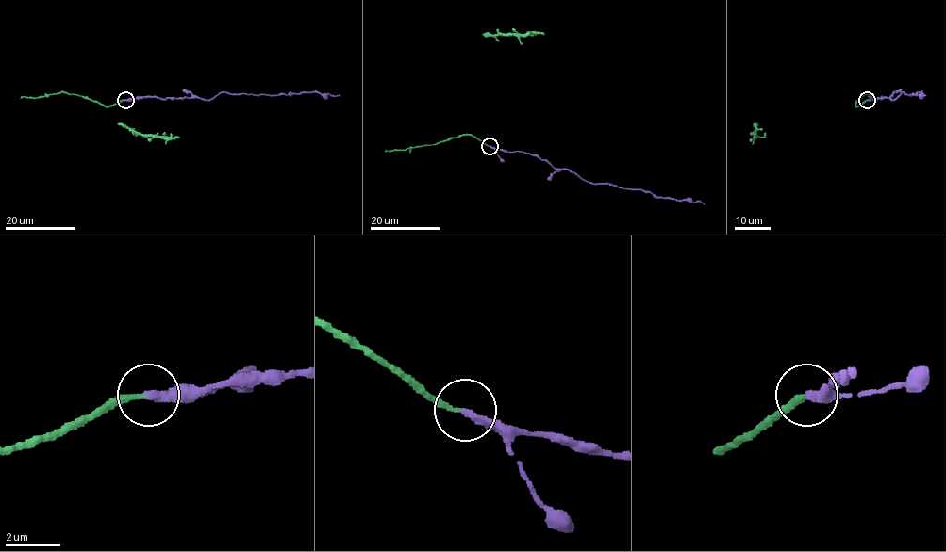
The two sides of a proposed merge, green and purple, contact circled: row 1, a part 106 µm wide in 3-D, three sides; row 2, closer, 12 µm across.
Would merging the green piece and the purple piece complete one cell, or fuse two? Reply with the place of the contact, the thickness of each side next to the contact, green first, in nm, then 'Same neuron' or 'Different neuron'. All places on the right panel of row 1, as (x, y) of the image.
Place: (867, 100). Thickness 160 nm (green) against 320 nm. Same neuron

